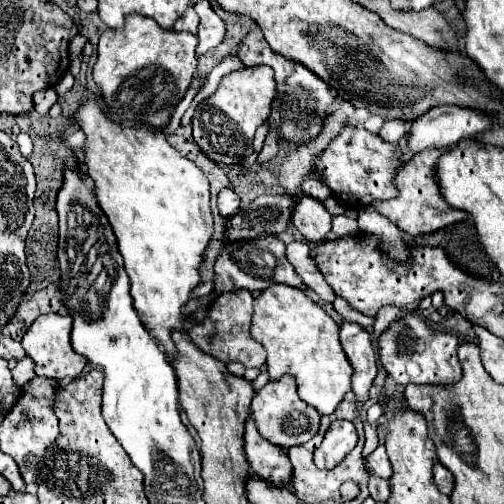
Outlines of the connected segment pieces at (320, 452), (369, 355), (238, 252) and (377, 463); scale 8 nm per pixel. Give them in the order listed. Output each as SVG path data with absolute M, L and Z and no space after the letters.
M334 421L322 445L314 451L318 469L332 470L356 445L356 429L350 421Z
M342 321L340 325L340 341L346 357L354 367L352 375L352 391L358 395L358 401L368 399L368 391L376 377L376 353L370 341L370 333L352 321Z
M260 237L246 241L230 241L224 245L218 261L214 265L216 271L216 293L238 291L242 287L250 291L264 291L270 285L286 283L292 287L304 287L302 279L296 275L294 267L286 259L286 245L276 237Z
M378 445L378 447L366 457L366 465L368 465L370 475L382 477L382 479L389 479L393 472L391 463L388 461L388 457L386 457L386 447L384 447L384 445Z

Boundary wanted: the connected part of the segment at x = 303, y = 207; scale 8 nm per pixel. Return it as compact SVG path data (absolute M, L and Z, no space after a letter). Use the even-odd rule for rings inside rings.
M302 195L300 203L294 209L292 225L310 241L310 243L324 243L328 231L332 229L332 215L324 207L322 201Z

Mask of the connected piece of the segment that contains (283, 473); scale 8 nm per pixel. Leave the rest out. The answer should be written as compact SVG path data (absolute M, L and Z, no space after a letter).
M248 417L246 421L246 457L248 457L248 463L250 467L254 469L254 473L264 479L264 481L270 481L274 485L282 485L282 487L290 487L290 481L292 481L292 463L288 459L288 453L270 443L268 439L264 439L254 421Z

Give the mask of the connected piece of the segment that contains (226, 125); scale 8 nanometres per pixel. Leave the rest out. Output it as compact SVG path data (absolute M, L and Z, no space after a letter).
M266 65L242 67L222 77L216 93L198 103L192 117L192 135L200 151L214 163L234 165L252 155L252 139L256 129L268 119L270 103L276 95L274 71Z

